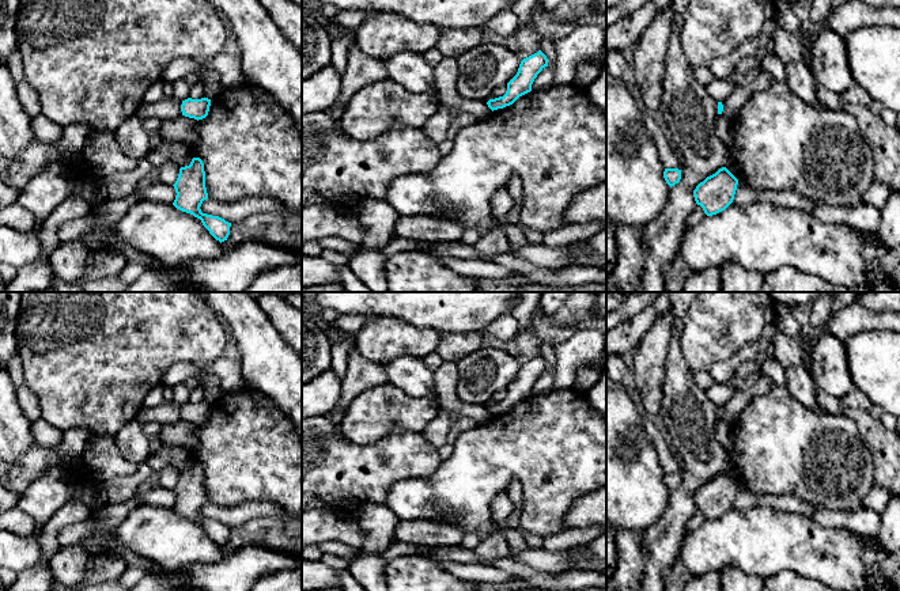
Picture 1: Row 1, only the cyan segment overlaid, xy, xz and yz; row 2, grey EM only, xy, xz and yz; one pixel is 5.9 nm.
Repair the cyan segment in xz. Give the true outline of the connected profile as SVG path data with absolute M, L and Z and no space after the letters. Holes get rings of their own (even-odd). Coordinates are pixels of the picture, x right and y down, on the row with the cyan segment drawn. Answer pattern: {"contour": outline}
{"contour": "M541 50L523 58L517 75L507 83L506 94L503 96L489 99L487 102L488 107L492 111L503 109L513 105L519 96L530 92L534 79L545 67L548 67L548 58Z"}

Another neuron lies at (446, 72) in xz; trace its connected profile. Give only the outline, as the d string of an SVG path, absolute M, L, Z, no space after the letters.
M443 57L442 61L432 68L438 95L442 106L457 107L472 115L474 121L487 120L492 110L484 101L466 99L458 94L458 60L457 57Z

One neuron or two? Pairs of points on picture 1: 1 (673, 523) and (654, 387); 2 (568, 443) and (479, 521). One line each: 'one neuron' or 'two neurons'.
1: two neurons
2: one neuron

